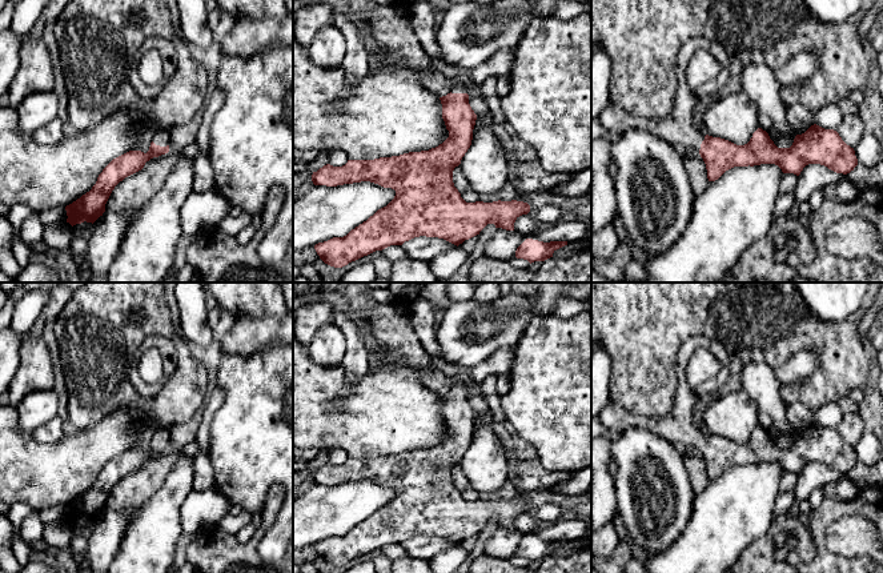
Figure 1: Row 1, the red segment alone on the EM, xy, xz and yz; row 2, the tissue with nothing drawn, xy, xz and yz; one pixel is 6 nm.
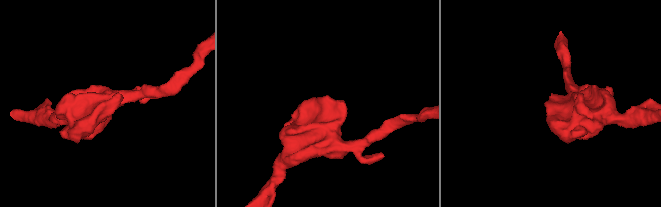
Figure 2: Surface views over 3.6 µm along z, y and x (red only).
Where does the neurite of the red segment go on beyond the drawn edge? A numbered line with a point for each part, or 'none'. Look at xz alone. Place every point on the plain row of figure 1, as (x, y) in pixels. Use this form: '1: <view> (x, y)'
1: xz (457, 385)

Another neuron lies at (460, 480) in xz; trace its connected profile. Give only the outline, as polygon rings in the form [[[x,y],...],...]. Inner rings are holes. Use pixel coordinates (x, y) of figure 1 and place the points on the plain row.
[[[459,464],[455,465],[454,469],[453,469],[453,481],[454,481],[454,485],[458,488],[458,490],[461,493],[470,486],[469,480],[463,474],[462,468],[461,468]]]

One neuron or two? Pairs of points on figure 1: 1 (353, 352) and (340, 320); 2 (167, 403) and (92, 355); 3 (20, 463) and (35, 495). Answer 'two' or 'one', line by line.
1: one
2: one
3: one

